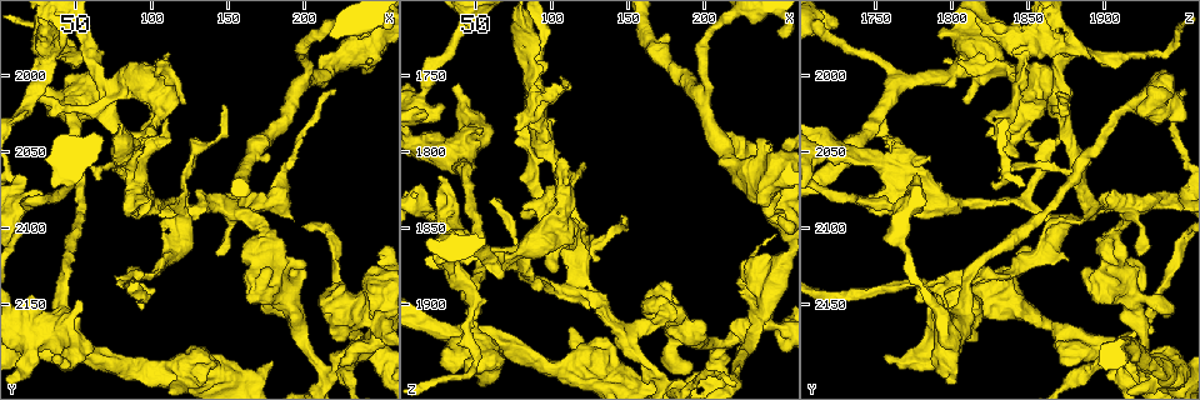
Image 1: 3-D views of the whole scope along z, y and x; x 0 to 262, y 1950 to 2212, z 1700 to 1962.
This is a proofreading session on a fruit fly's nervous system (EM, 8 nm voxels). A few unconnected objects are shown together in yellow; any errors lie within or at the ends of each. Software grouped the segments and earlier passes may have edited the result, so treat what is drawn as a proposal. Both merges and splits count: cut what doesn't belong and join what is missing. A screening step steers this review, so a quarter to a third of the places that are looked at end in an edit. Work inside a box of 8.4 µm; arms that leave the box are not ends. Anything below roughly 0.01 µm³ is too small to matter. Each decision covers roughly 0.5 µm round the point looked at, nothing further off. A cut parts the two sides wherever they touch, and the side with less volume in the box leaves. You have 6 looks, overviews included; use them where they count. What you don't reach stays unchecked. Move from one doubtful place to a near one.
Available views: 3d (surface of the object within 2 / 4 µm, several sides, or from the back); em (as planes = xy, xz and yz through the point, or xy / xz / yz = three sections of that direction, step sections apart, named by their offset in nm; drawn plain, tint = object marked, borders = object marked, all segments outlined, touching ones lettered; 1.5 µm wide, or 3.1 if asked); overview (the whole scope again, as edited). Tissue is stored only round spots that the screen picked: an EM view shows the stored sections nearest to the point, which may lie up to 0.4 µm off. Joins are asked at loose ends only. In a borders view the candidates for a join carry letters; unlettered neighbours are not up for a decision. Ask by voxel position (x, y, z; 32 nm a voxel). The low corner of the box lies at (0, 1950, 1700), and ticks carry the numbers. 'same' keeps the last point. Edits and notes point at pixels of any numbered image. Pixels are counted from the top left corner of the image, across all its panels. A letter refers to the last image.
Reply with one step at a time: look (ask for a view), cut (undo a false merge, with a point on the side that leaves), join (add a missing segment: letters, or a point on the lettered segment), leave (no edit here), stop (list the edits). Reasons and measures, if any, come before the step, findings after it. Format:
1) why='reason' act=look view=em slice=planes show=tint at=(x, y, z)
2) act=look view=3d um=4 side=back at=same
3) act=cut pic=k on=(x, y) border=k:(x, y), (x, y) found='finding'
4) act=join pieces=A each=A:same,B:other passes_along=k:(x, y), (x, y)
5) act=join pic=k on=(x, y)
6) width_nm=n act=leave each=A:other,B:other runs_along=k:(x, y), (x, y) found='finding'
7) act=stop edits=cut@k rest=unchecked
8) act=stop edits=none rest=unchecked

why='an open end' act=look view=3d um=2 at=(38, 2184, 1756)

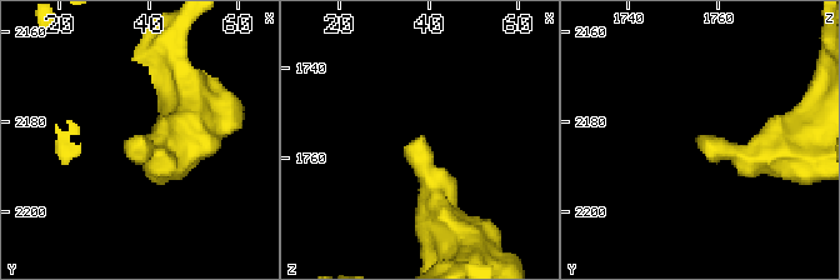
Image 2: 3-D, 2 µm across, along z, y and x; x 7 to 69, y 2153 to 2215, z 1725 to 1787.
act=look view=em slice=planes show=borders at=(39, 2185, 1756)

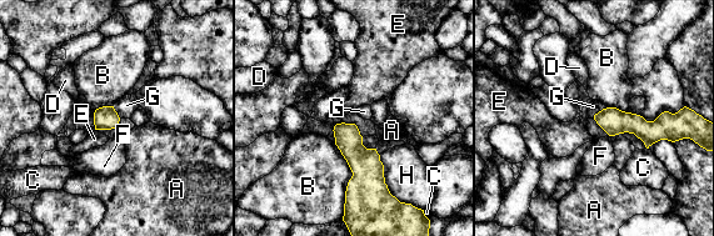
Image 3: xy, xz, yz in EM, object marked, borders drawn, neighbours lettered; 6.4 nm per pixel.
act=leave each=A:other,B:other,C:other,D:other,E:other,F:other,G:other,H:other border=3:(607, 106), (593, 118) found='none of them fits'

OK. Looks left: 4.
why='free end' act=look view=3d um=2 side=back at=(102, 2038, 1824)

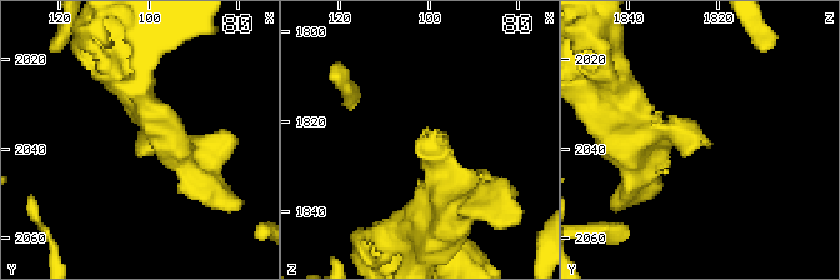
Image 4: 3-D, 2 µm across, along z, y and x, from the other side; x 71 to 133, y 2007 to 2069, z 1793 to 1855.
why='now the EM' act=look view=em slice=yz step=8 show=borders at=(103, 2039, 1824)

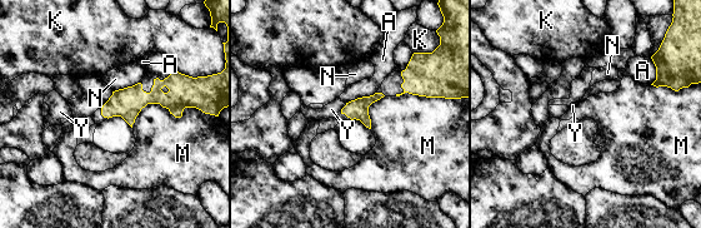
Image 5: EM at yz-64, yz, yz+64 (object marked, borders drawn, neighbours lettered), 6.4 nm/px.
longest_contact=M:420nm act=leave each=A:other,K:other,M:other,N:other,Y:other border=5:(195, 107), (133, 123) found='no lettered segment goes on from it'

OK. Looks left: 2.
act=stop edits=none rest=unchecked

